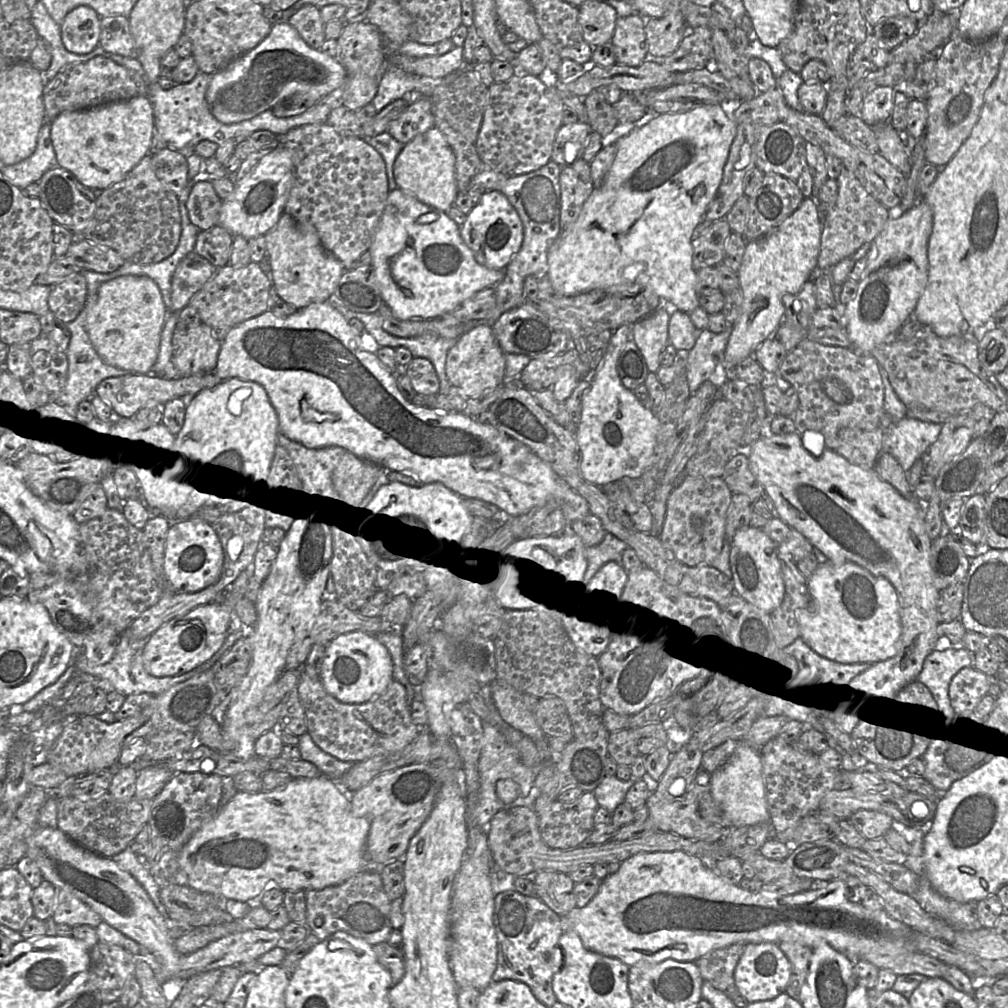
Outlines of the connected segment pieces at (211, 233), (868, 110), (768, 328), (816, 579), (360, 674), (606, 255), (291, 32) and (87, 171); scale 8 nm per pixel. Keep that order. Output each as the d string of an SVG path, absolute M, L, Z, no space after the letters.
M216 225L198 233L194 251L217 268L223 267L229 263L232 241L233 235Z
M877 87L863 97L859 117L868 125L874 126L890 120L893 109L894 88Z
M808 197L803 200L800 206L782 224L773 228L763 237L757 240L749 241L746 244L746 249L745 249L745 253L743 256L742 264L740 266L740 269L737 272L737 275L740 281L740 287L743 292L742 311L741 311L741 315L738 321L733 325L733 331L729 338L729 341L725 350L725 354L724 354L723 368L728 367L728 366L733 366L736 363L749 357L749 355L751 355L752 353L755 354L758 347L769 337L769 335L772 332L777 331L779 324L785 317L787 308L789 308L792 305L794 296L800 291L804 283L806 283L809 280L811 272L818 264L818 257L820 254L820 247L821 247L821 236L822 236L822 229L821 229L821 220L819 219L819 207L817 207L814 199Z
M853 562L819 564L806 580L810 604L797 610L800 637L822 657L839 664L878 663L894 657L902 633L898 594L884 577L874 576Z
M351 631L336 636L326 645L320 670L325 690L343 703L364 703L382 694L394 680L388 649L374 634Z
M720 104L664 113L619 138L616 155L602 184L594 187L577 220L561 230L547 254L547 270L556 295L575 296L595 289L636 294L652 287L661 298L690 313L699 307L693 267L692 234L704 219L723 178L738 124Z
M277 22L257 46L212 75L206 101L217 120L232 124L272 109L281 99L295 93L323 98L340 89L345 79L346 70L335 57L310 47L288 22Z
M136 96L126 100L113 101L83 110L64 111L60 113L51 122L51 139L55 150L58 165L70 171L81 184L88 187L89 189L96 189L96 188L106 189L112 186L113 184L121 181L127 175L127 173L130 172L140 162L140 160L149 153L153 135L154 135L153 106L147 96Z

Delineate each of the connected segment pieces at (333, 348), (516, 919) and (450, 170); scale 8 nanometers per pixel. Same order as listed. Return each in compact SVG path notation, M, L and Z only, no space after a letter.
M328 301L312 303L298 309L294 314L281 317L267 310L262 314L234 326L222 340L217 365L212 372L222 381L229 378L253 381L260 384L266 391L269 401L276 411L279 432L287 438L307 448L317 449L328 446L339 446L355 456L374 463L387 471L397 471L414 475L422 484L441 483L448 489L464 498L479 499L491 503L505 512L508 517L517 517L542 507L548 502L556 502L568 522L581 519L590 514L588 502L576 493L545 461L522 442L506 435L490 423L480 424L462 412L435 412L430 408L415 406L404 398L397 388L396 378L390 373L373 352L362 347L361 332L352 328L346 318L330 305Z
M515 889L494 898L494 927L497 937L497 967L492 981L516 980L529 986L536 999L547 1007L557 1001L553 992L553 976L563 963L558 941L564 932L563 918L537 896L527 896Z
M437 127L416 135L397 156L393 173L397 186L420 202L447 211L458 194L455 177L455 155Z

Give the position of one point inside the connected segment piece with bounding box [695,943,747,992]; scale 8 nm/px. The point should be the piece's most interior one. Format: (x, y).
(717, 968)

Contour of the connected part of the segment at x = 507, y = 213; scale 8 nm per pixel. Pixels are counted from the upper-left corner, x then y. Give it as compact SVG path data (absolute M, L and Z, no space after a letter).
M486 190L466 215L460 235L473 252L476 262L490 269L503 269L519 251L523 241L523 225L507 197L496 190Z

